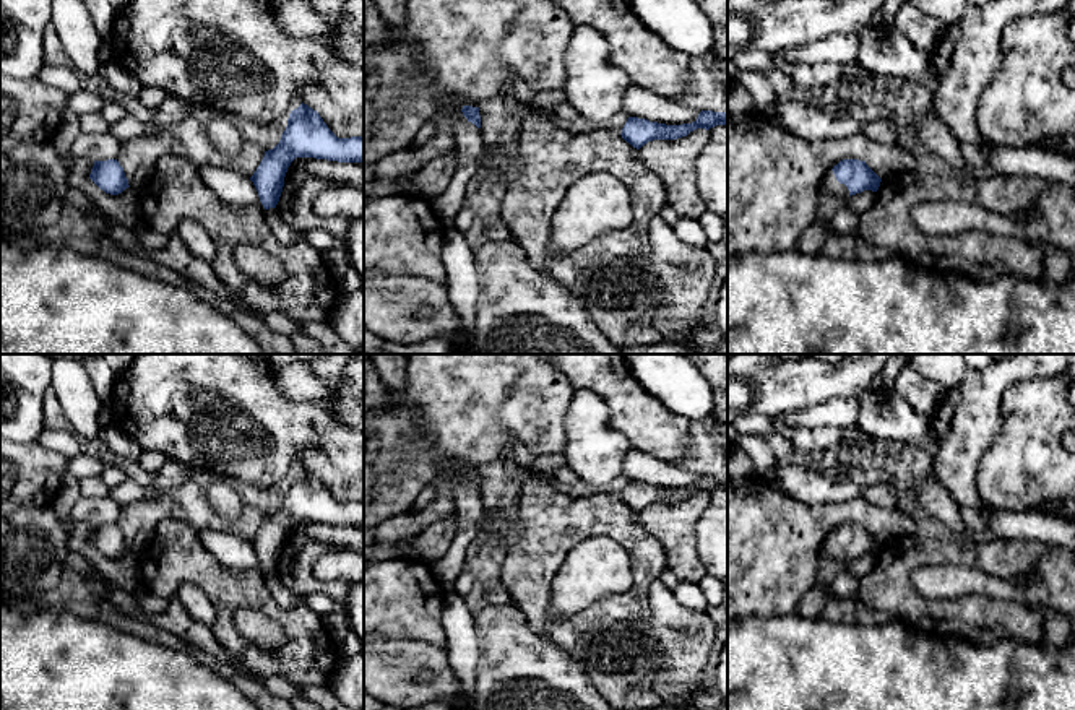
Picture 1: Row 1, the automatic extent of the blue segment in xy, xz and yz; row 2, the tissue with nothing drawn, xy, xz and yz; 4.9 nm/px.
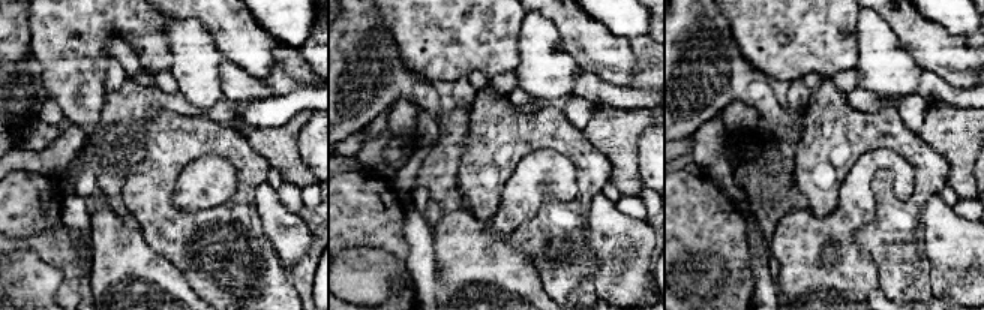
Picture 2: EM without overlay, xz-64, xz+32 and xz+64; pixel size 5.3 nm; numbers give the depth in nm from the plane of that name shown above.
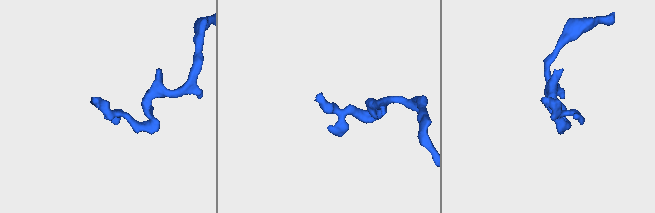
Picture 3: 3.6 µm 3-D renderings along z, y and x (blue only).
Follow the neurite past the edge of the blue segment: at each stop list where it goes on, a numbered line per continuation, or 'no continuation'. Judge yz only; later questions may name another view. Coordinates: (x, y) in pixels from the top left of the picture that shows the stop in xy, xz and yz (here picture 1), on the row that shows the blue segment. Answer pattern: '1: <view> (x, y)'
1: yz (830, 184)

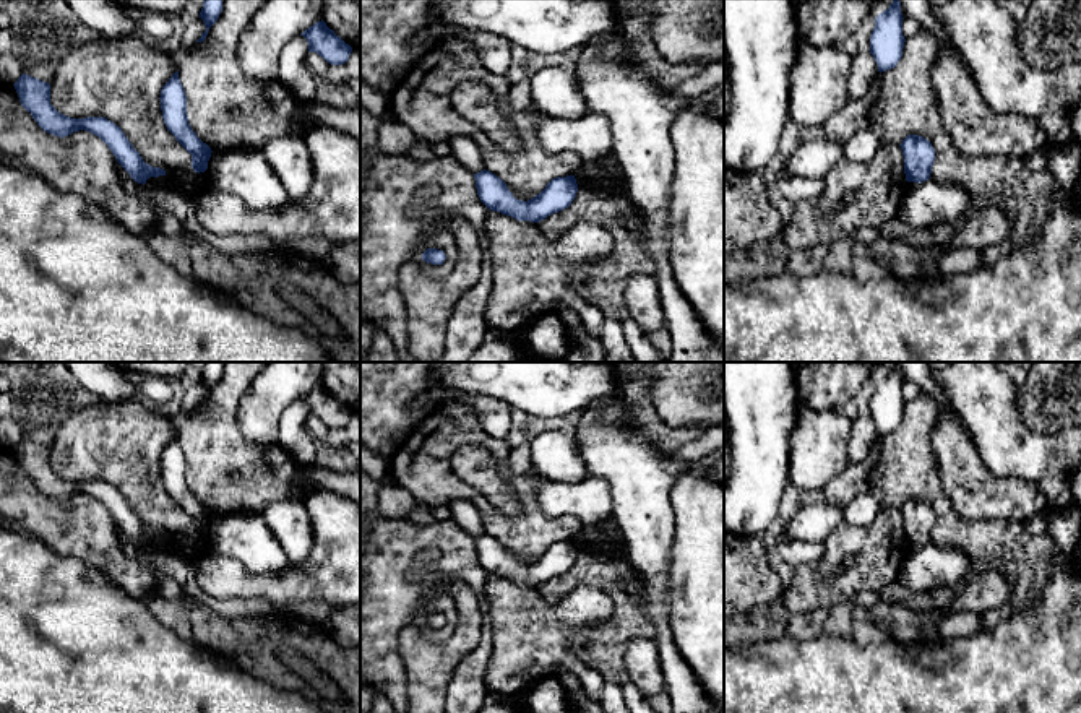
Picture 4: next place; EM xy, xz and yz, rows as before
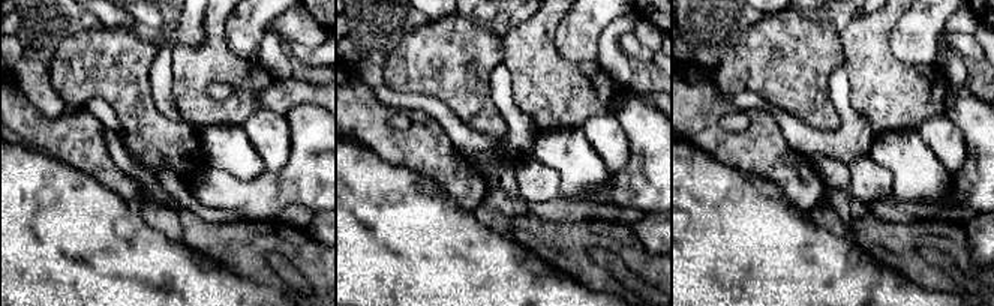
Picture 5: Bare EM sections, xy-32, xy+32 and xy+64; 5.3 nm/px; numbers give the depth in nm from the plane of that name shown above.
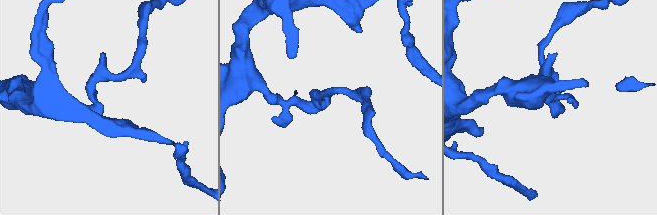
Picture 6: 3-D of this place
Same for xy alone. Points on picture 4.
no continuation

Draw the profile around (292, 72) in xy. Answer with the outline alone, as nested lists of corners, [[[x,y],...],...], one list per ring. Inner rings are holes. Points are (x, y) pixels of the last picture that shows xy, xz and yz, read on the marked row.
[[[304,36],[294,37],[281,52],[278,81],[289,89],[295,102],[317,101],[317,78],[307,67],[308,42]]]

